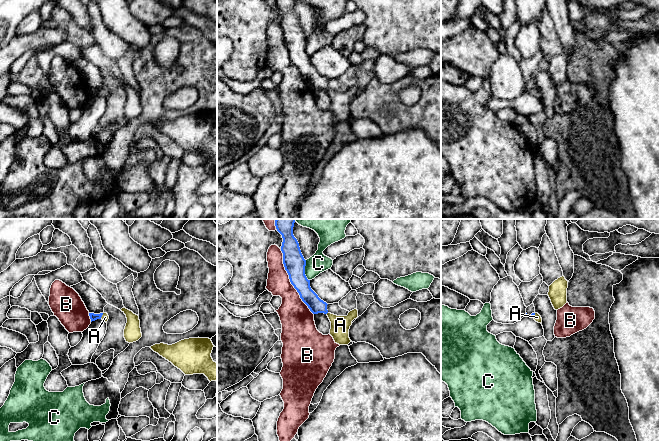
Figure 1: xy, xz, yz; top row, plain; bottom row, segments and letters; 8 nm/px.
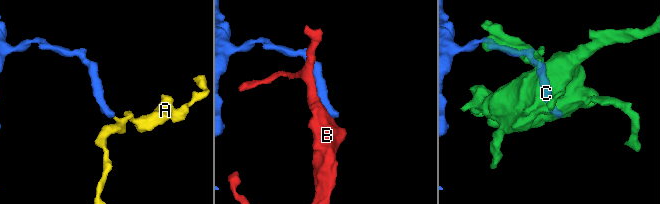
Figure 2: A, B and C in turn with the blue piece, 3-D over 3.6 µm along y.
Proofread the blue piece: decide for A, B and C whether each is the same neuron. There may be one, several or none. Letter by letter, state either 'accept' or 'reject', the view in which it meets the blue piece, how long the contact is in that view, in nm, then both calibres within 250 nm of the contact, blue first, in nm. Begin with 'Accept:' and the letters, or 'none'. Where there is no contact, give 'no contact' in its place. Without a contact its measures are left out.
Accept: A
A: accept; contact in xy; length 50 nm; calibres 60 and 60 nm
B: reject; contact in xz; length 600 nm; calibres 170 and 240 nm
C: reject; contact in xz; length 170 nm; calibres 170 and 160 nm

